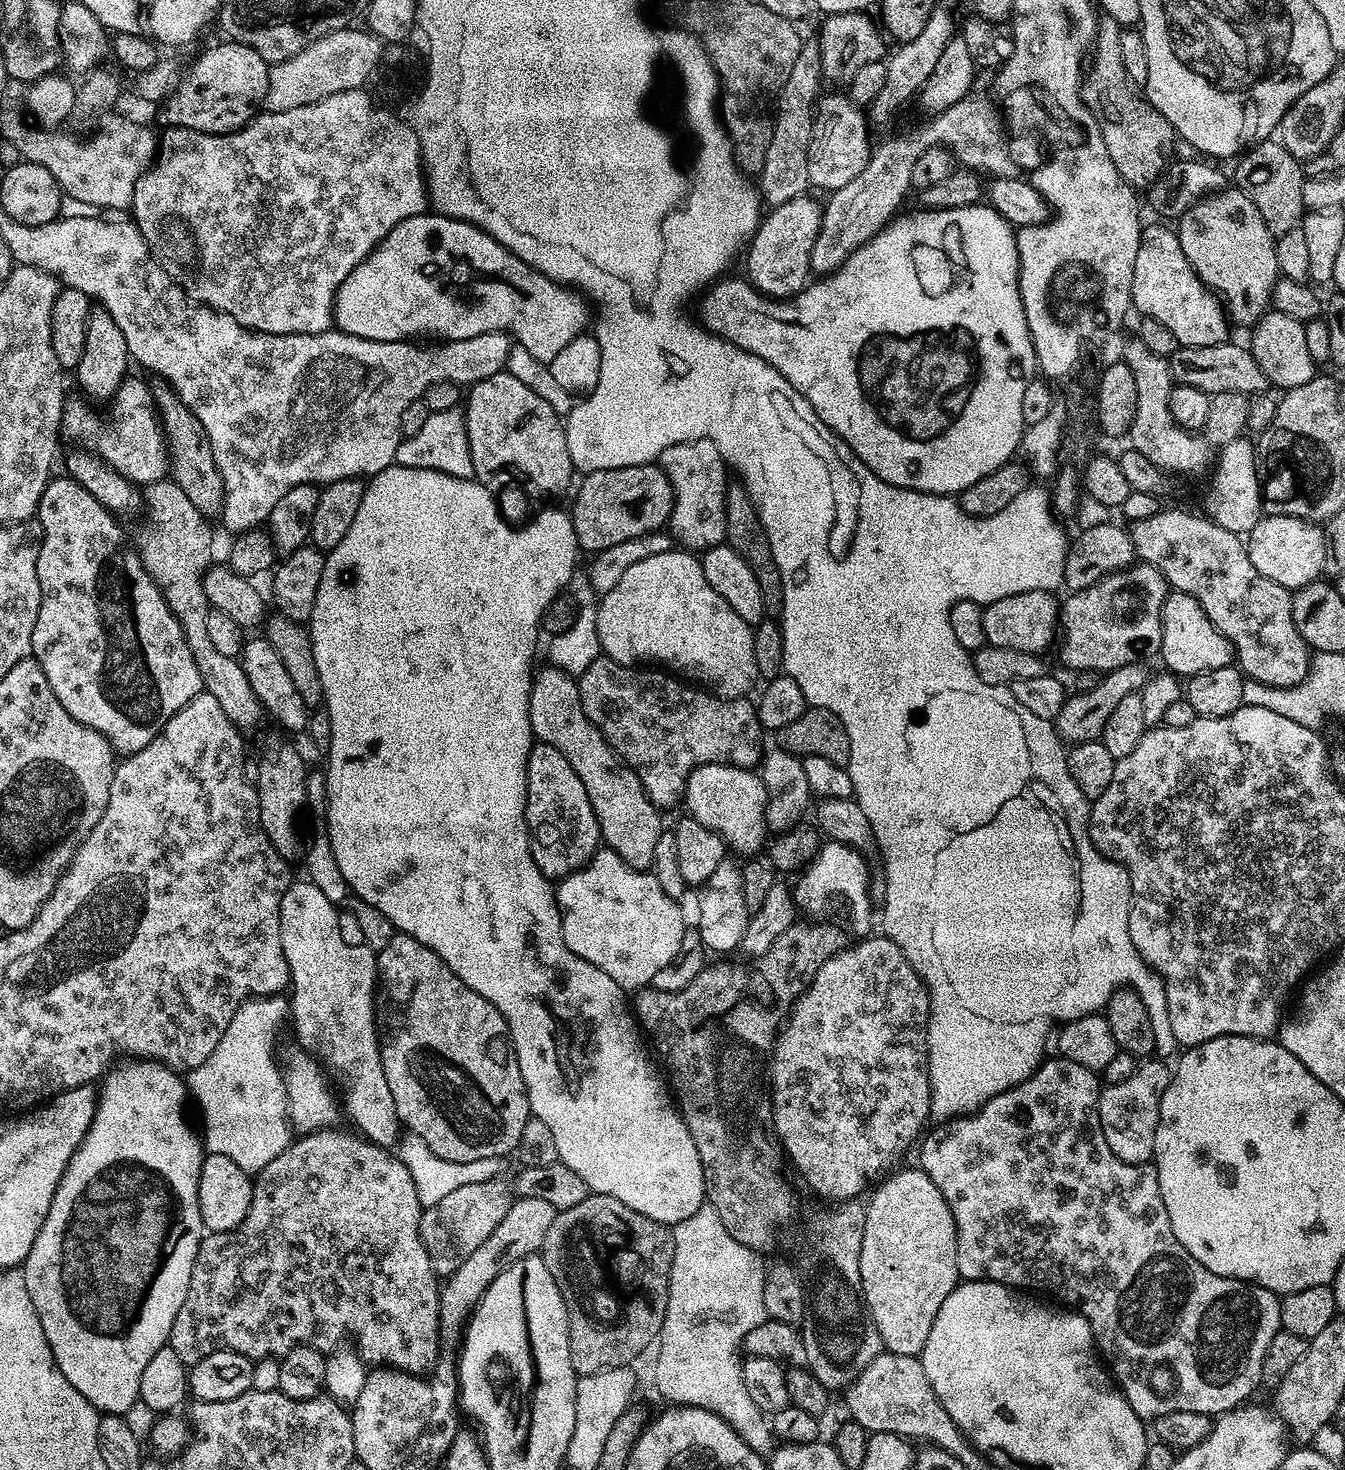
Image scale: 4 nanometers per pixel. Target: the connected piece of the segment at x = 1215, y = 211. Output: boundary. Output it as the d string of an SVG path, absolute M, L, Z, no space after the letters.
M1239 190L1213 192L1192 207L1185 208L1179 220L1182 254L1186 254L1194 274L1220 297L1233 325L1241 324L1245 330L1251 329L1269 311L1272 291L1276 281L1281 279L1276 240L1254 202Z

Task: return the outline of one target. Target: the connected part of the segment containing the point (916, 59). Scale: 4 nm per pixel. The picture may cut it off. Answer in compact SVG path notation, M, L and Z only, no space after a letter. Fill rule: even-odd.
M938 4L932 8L931 13L926 18L926 26L922 26L922 31L917 37L912 38L906 44L900 44L897 52L887 57L886 60L886 82L882 82L882 90L878 93L878 98L867 109L866 115L873 125L880 128L888 128L896 120L896 115L904 108L904 103L908 99L915 97L923 88L925 82L934 74L934 66L938 66L938 58L942 50L946 50L946 42L950 42L958 28L956 20L951 10Z

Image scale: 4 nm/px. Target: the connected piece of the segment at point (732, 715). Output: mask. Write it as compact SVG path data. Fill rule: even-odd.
M601 655L599 660L578 677L582 710L594 726L604 735L604 741L624 761L626 767L634 770L642 782L650 802L661 810L667 810L672 803L684 795L684 783L698 766L703 764L733 764L736 768L755 769L762 759L760 719L756 716L756 705L751 699L725 700L713 696L664 670L649 670L644 666L619 664L609 656Z

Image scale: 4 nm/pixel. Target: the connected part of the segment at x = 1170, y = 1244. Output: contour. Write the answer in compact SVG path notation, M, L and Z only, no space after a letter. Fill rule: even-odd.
M1045 1059L1031 1076L1026 1077L1020 1084L1007 1088L1005 1092L992 1096L975 1112L937 1123L937 1128L932 1133L929 1131L919 1145L919 1167L930 1178L930 1182L934 1182L938 1190L942 1190L954 1214L956 1261L960 1280L993 1280L995 1284L1006 1284L1013 1290L1049 1292L1050 1295L1057 1296L1060 1299L1057 1301L1063 1302L1069 1309L1081 1312L1090 1322L1099 1355L1106 1361L1115 1383L1130 1402L1132 1409L1145 1422L1151 1422L1156 1417L1170 1414L1174 1410L1194 1410L1198 1414L1215 1418L1231 1408L1240 1407L1251 1397L1248 1395L1258 1388L1262 1358L1266 1358L1266 1346L1270 1346L1270 1338L1274 1338L1274 1334L1281 1331L1281 1297L1257 1284L1246 1284L1243 1280L1226 1278L1206 1270L1206 1266L1202 1266L1202 1262L1198 1262L1198 1258L1194 1258L1190 1250L1186 1250L1186 1246L1182 1246L1182 1242L1174 1238L1174 1226L1170 1226L1170 1214L1166 1214L1166 1202L1162 1202L1162 1190L1158 1190L1155 1163L1122 1162L1110 1150L1106 1134L1102 1134L1102 1084L1097 1073L1091 1072L1086 1066L1078 1066L1078 1062L1055 1059Z

